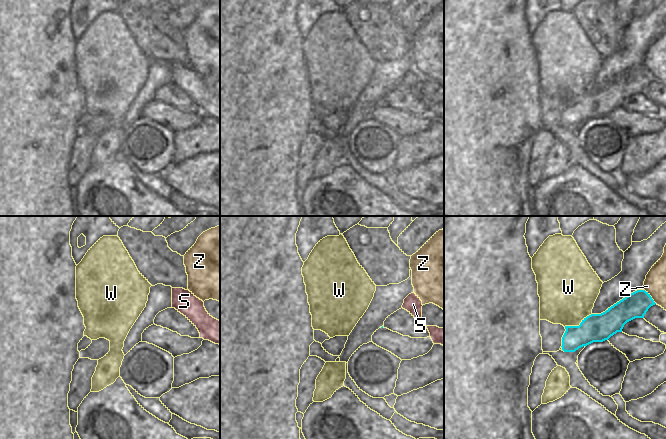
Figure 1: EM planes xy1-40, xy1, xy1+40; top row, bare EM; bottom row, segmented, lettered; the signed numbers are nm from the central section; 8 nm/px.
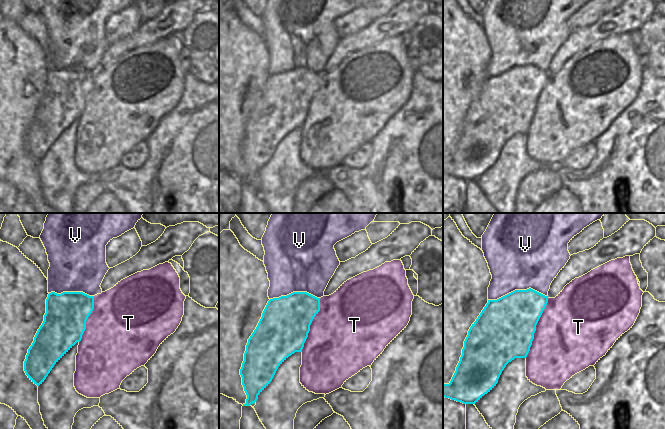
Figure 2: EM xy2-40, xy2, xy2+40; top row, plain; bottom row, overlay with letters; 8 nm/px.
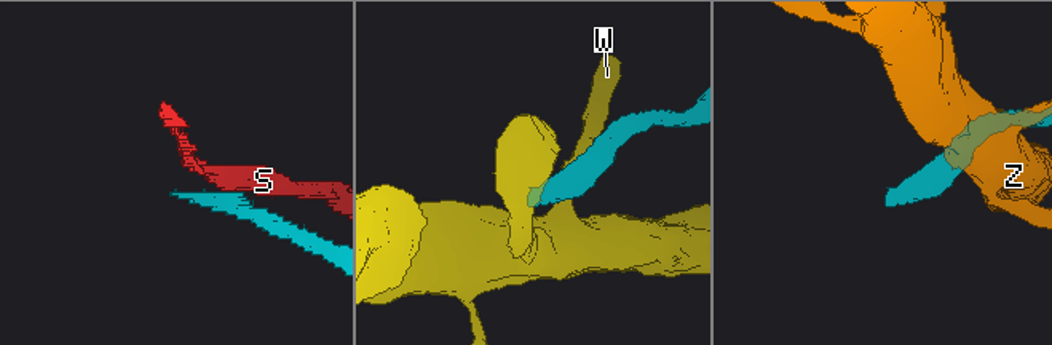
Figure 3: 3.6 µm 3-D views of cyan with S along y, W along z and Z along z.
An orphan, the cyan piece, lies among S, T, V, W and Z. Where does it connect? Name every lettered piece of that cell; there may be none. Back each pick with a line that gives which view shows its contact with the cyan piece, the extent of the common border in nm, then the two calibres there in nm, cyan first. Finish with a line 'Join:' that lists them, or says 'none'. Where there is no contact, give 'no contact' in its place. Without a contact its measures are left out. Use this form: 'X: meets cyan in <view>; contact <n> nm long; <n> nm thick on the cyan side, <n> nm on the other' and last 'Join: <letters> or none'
Join: none

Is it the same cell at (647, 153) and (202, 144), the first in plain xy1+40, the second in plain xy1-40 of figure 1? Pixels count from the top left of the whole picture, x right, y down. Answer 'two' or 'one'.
one

